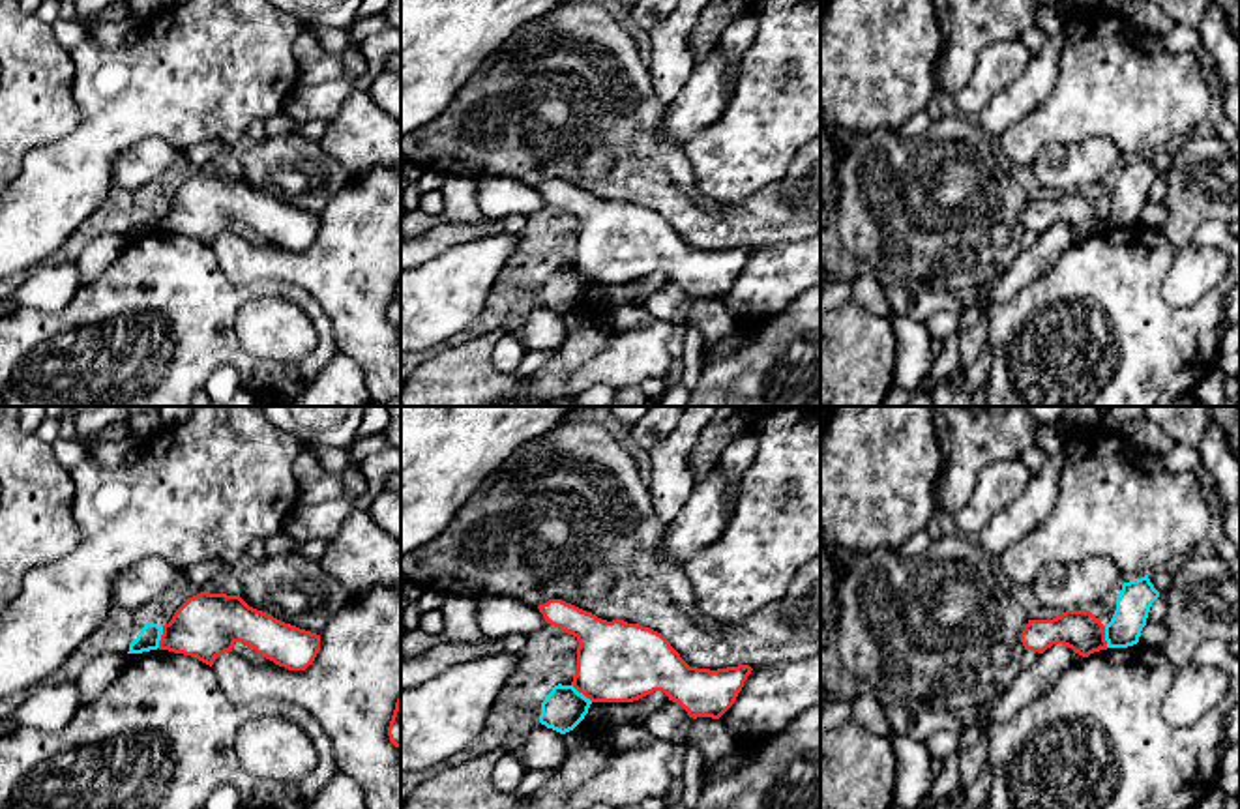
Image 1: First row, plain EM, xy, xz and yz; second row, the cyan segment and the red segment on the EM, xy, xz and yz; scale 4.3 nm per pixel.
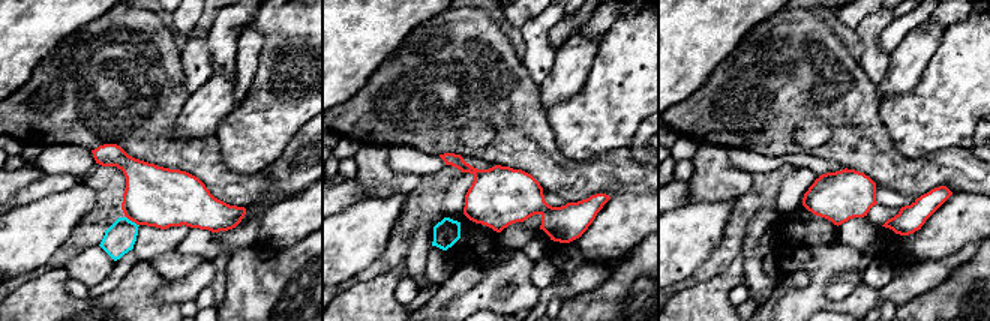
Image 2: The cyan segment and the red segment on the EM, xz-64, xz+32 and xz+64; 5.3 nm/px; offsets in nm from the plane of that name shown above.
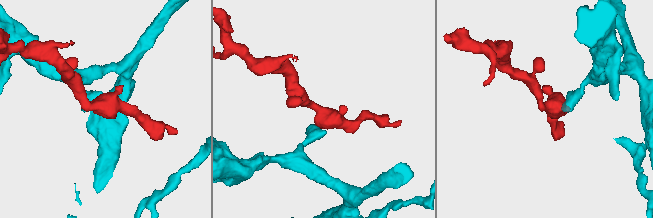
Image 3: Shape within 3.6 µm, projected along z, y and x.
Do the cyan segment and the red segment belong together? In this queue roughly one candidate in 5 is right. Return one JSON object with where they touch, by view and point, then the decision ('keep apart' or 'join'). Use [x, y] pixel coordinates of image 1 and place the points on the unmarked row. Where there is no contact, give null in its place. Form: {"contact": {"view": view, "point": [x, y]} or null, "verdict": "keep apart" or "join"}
{"contact": {"view": "xy", "point": [160, 218]}, "verdict": "keep apart"}

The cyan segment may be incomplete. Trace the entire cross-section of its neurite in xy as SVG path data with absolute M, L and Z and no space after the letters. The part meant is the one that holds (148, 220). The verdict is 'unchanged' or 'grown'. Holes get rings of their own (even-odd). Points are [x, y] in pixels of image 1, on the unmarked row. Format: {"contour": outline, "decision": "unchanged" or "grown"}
{"contour": "M146 202L137 219L129 225L127 234L142 234L159 228L159 221L163 215L163 206Z", "decision": "unchanged"}

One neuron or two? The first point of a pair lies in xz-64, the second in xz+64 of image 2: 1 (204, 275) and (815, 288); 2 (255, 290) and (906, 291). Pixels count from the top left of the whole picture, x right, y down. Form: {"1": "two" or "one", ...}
{"1": "one", "2": "two"}

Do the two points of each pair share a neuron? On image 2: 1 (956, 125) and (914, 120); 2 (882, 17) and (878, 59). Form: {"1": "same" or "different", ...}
{"1": "same", "2": "same"}

